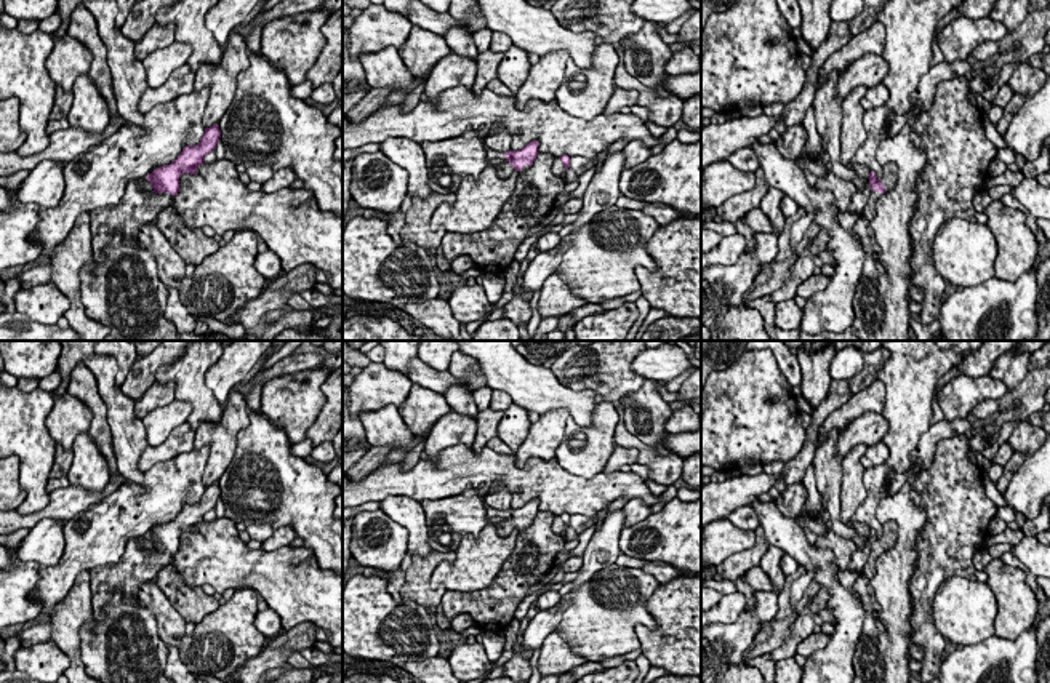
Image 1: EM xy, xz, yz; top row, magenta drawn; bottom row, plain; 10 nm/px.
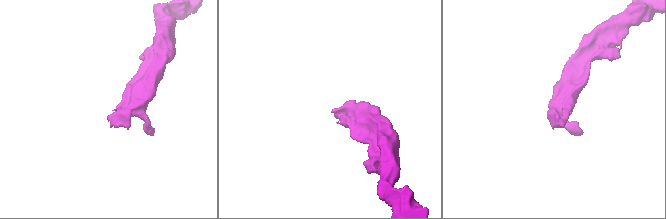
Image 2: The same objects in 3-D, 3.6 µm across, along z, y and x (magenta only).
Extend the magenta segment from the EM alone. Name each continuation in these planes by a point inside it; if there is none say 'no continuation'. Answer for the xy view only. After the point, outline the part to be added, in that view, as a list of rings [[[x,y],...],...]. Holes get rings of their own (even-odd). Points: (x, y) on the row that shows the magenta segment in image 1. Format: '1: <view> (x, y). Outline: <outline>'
1: xy (135, 208). Outline: [[[131,179],[117,206],[90,211],[94,259],[98,262],[106,261],[104,250],[117,232],[123,235],[123,245],[141,246],[138,240],[139,227],[152,222],[173,202],[174,195],[168,192],[144,194],[139,189],[139,179]]]

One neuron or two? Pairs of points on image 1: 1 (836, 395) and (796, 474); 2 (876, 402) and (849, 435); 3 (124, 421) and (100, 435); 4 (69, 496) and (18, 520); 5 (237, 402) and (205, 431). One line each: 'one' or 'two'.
1: one
2: two
3: two
4: one
5: one

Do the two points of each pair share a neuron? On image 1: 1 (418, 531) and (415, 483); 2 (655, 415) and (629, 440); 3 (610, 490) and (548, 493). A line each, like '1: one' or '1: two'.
1: two
2: two
3: one

